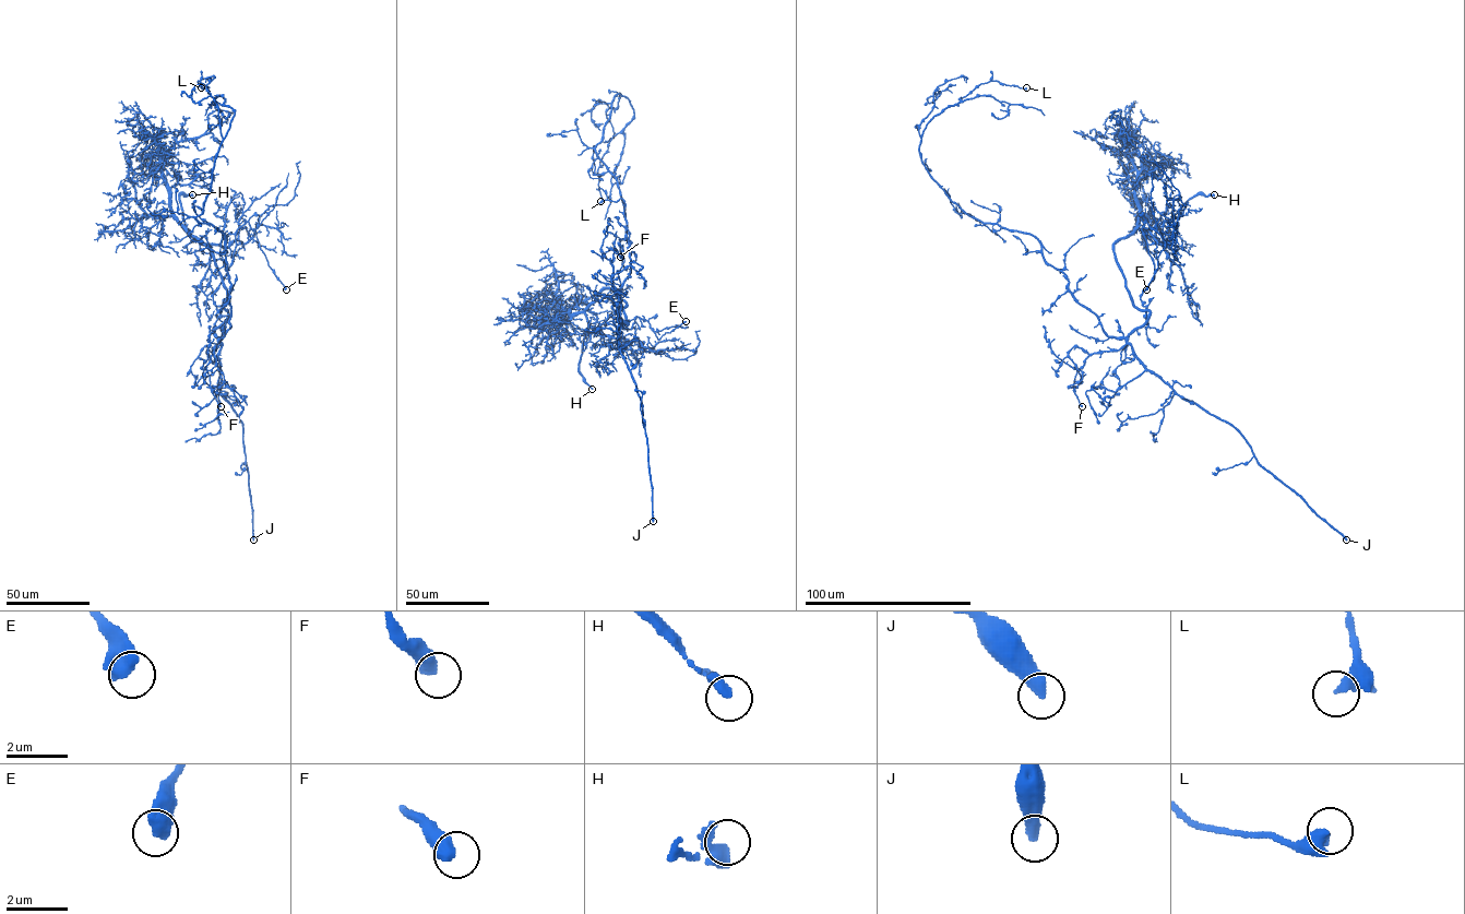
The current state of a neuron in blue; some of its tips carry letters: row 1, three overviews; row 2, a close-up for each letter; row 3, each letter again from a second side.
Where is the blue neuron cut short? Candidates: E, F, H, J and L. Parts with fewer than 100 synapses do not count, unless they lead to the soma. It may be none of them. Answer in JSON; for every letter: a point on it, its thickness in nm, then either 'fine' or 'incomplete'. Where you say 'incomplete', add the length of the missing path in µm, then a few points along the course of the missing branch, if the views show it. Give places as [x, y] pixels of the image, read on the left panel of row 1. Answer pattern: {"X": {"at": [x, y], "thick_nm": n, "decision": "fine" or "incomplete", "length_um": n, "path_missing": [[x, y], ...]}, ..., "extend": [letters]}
{"E": {"at": [286, 289], "thick_nm": 650, "decision": "fine"}, "F": {"at": [221, 406], "thick_nm": 500, "decision": "fine"}, "H": {"at": [192, 194], "thick_nm": 300, "decision": "incomplete", "length_um": 25, "path_missing": [[192, 194], [209, 188]]}, "J": {"at": [253, 539], "thick_nm": 460, "decision": "incomplete", "length_um": 600}, "L": {"at": [201, 87], "thick_nm": 300, "decision": "fine"}, "extend": ["H", "J"]}

